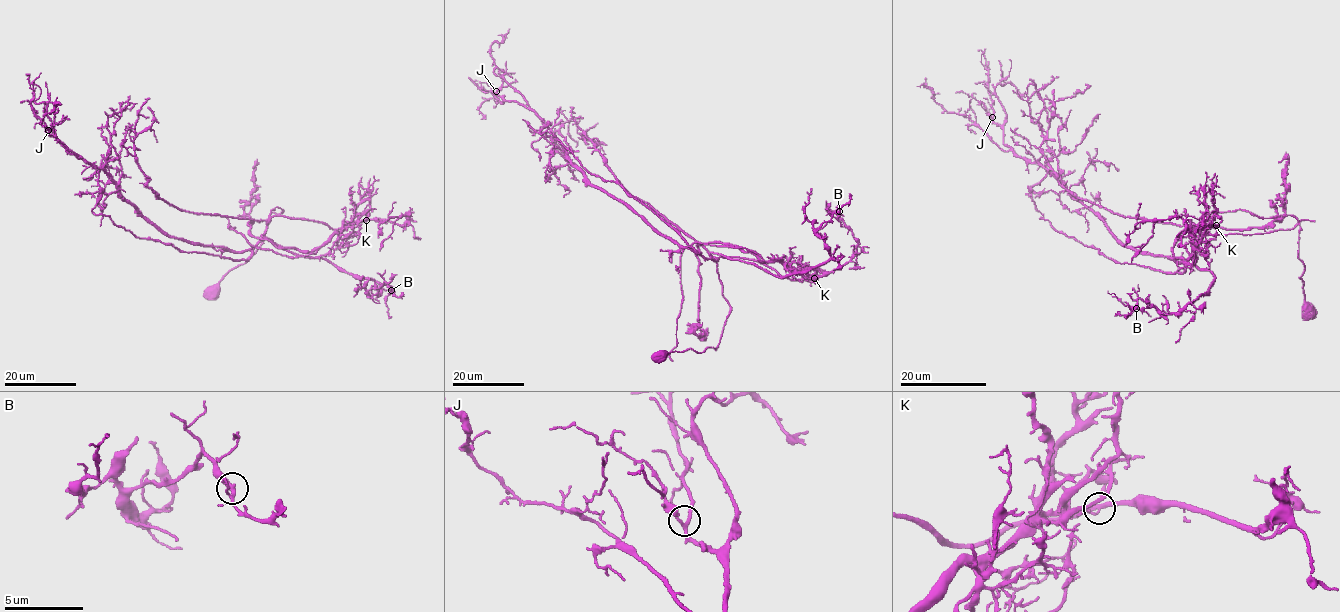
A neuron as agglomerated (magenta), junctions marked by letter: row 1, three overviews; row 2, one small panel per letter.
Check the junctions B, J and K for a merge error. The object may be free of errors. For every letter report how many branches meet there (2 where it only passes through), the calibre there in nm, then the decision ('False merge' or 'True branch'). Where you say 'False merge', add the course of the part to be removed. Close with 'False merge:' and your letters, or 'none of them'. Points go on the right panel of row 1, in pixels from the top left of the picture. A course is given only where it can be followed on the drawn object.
B: Branches: 3. Thickness 280 nm. True branch
J: Branches: 3. Thickness 220 nm. True branch
K: Branches: 3. Thickness 260 nm. False merge. Course of the part to remove: (1216, 226), (1191, 263), (1174, 256), (1189, 228), (1266, 228), (1280, 219), (1288, 160), (1278, 162)
False merge: K

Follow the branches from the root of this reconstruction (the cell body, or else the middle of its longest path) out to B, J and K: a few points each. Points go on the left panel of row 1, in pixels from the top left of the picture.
B: (212, 291), (259, 247), (276, 207), (263, 237), (377, 281), (370, 295), (385, 282), (391, 290)
J: (212, 291), (256, 251), (280, 208), (251, 248), (188, 243), (149, 223), (103, 170), (48, 130)
K: (212, 291), (259, 247), (269, 214), (282, 212), (276, 207), (268, 221), (286, 216), (333, 229), (366, 221)

